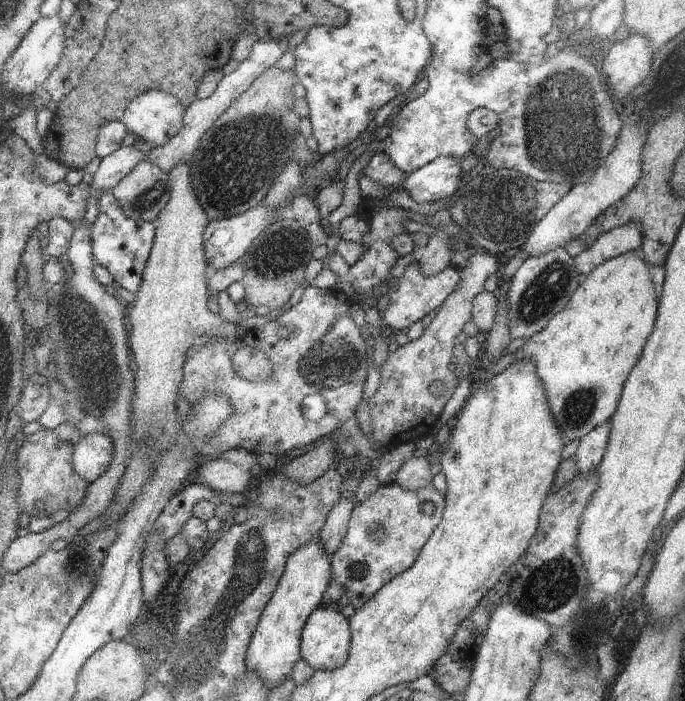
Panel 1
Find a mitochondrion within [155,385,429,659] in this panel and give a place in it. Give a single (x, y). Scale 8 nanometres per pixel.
(253, 552)

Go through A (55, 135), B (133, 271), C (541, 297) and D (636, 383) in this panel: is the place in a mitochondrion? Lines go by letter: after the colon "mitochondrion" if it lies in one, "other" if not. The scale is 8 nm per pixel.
A: other
B: other
C: mitochondrion
D: other

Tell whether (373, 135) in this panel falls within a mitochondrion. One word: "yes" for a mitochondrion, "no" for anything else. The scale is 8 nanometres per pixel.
no

